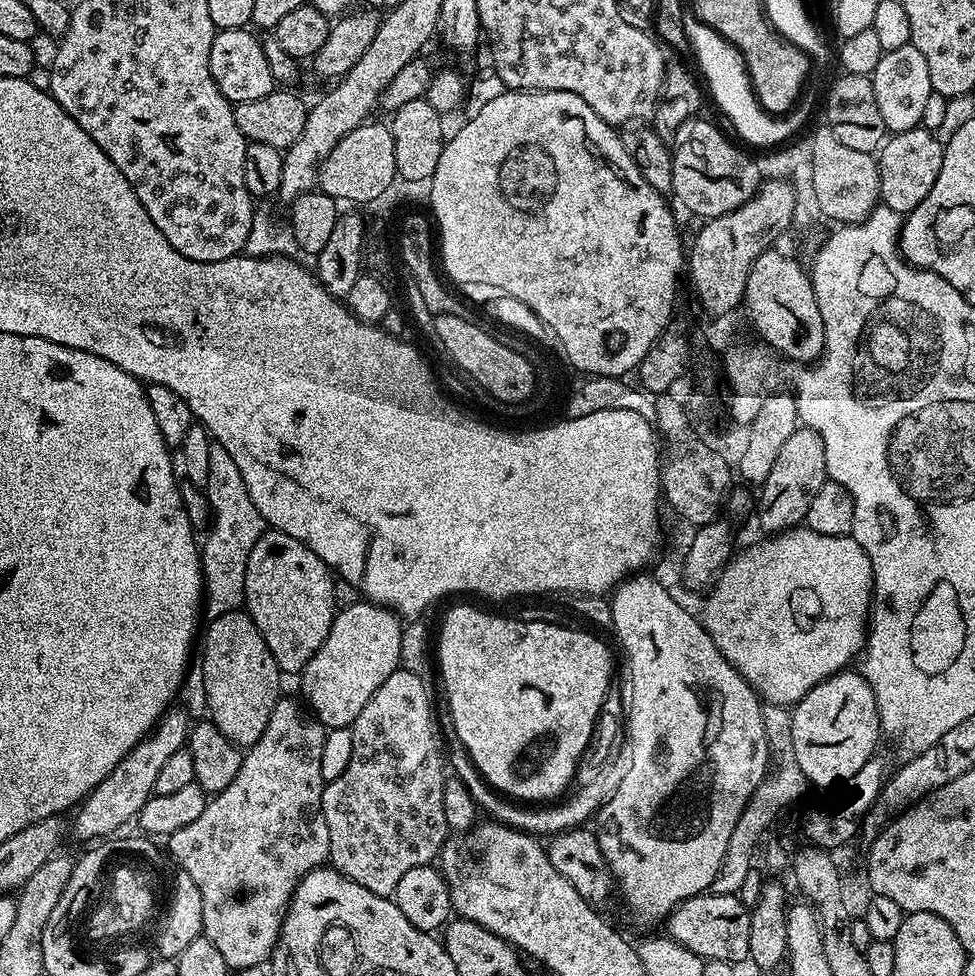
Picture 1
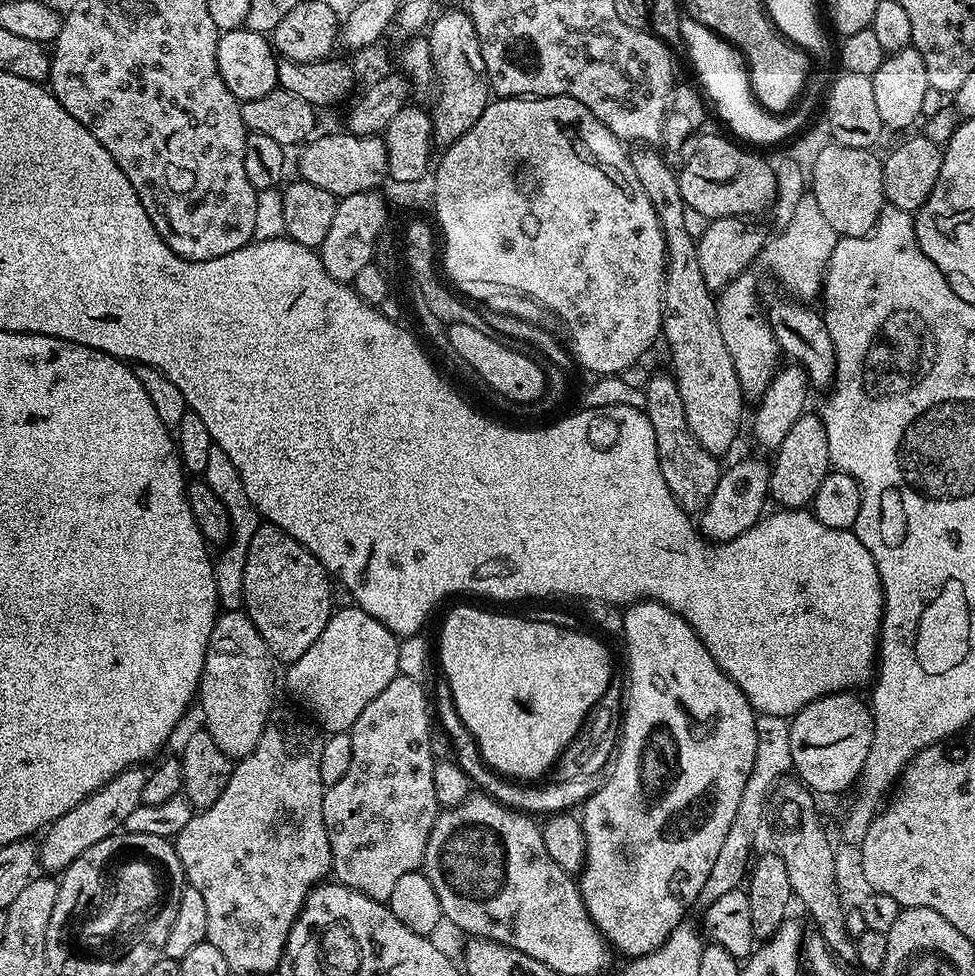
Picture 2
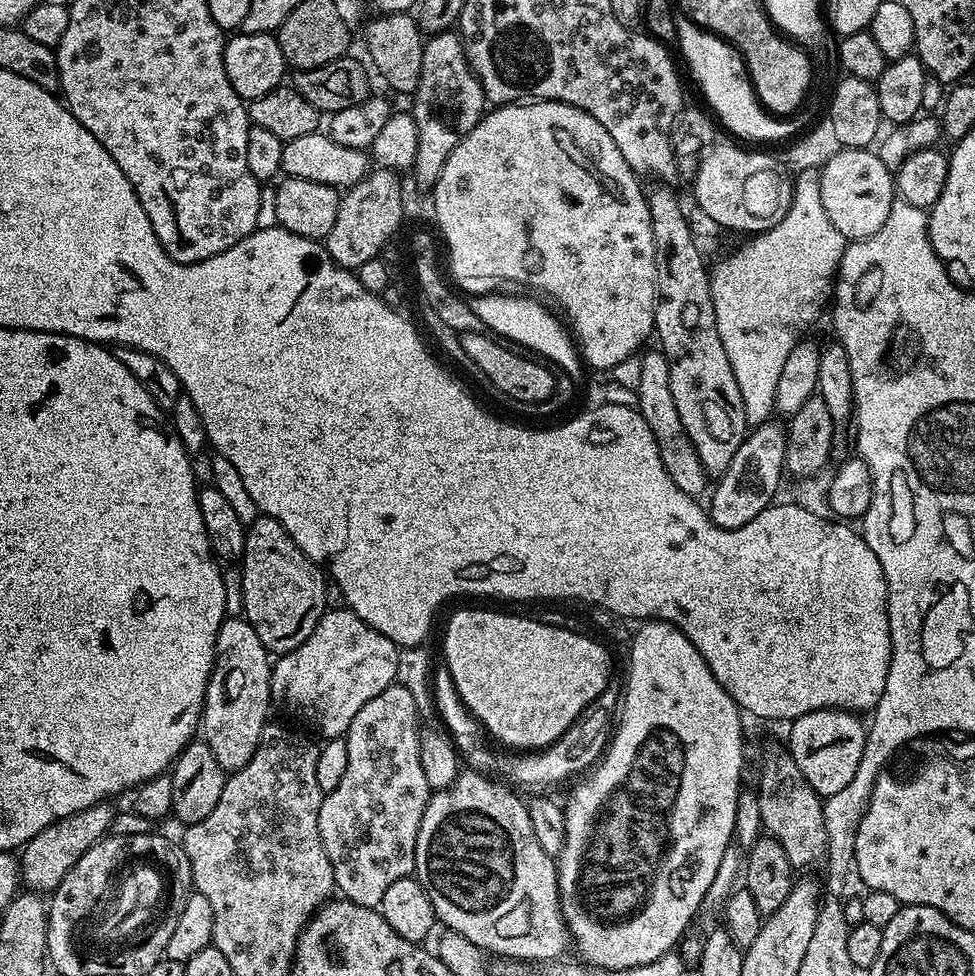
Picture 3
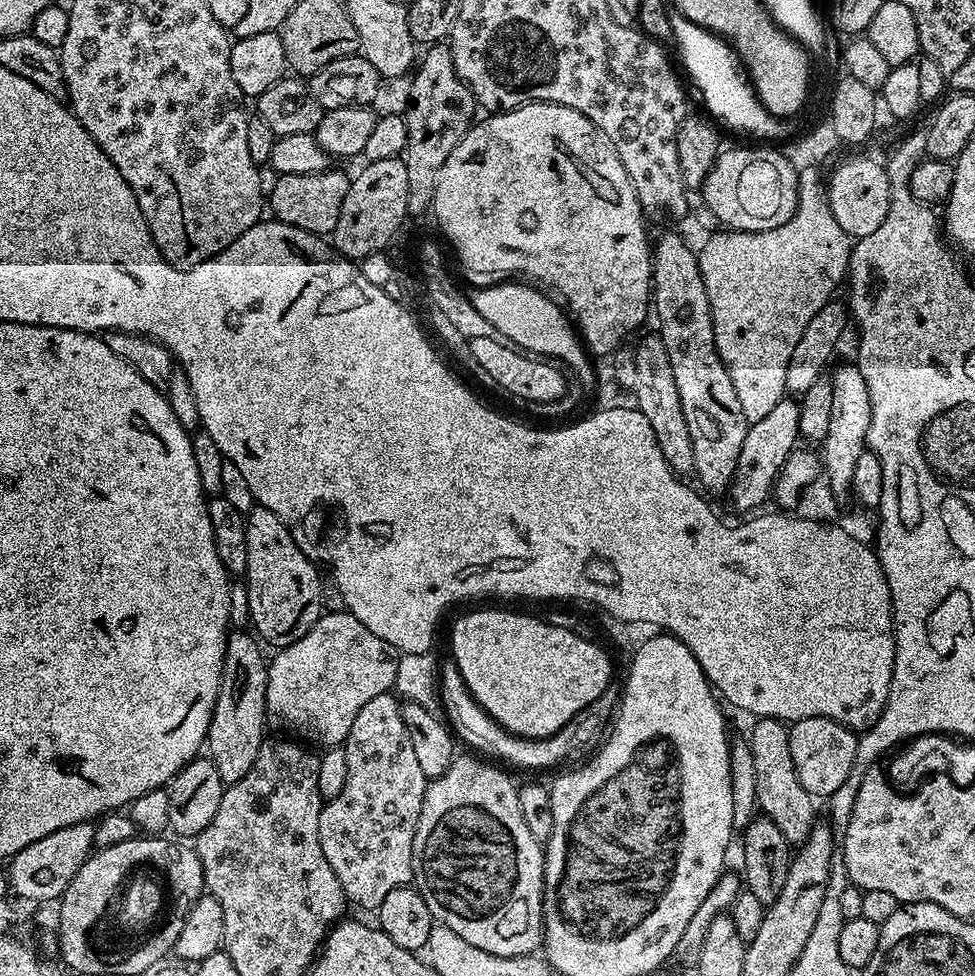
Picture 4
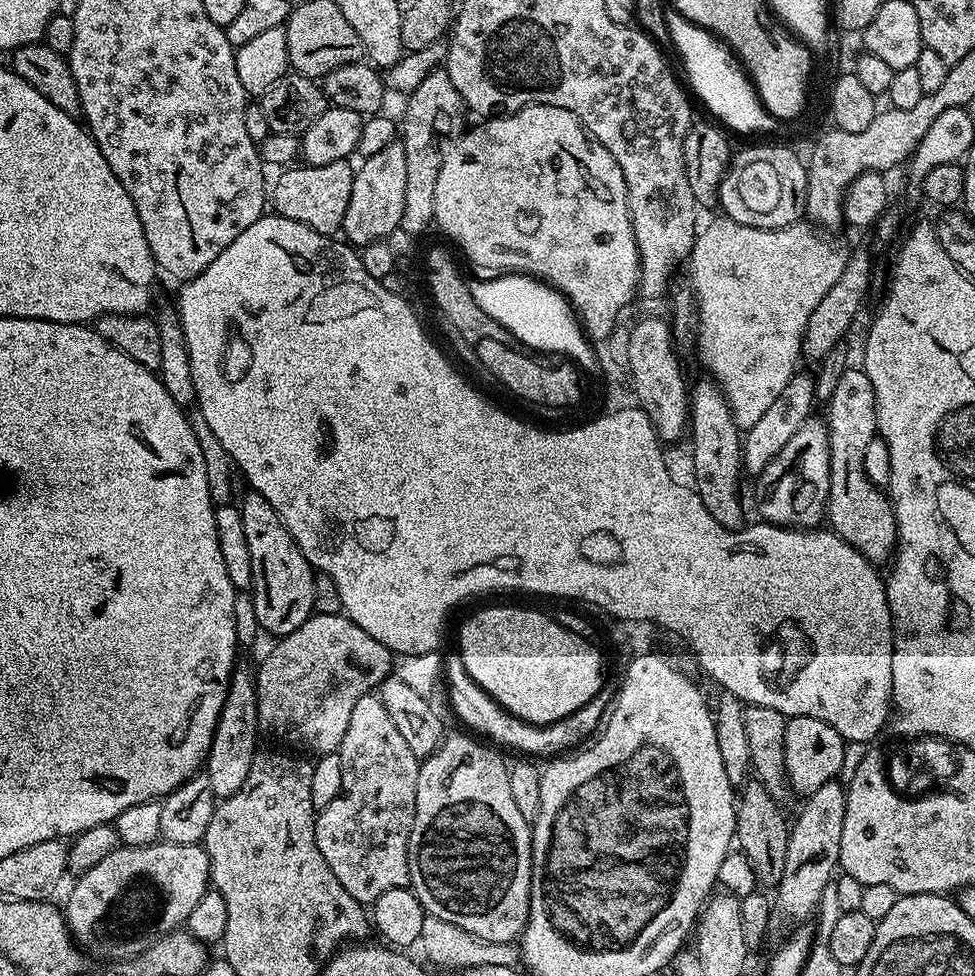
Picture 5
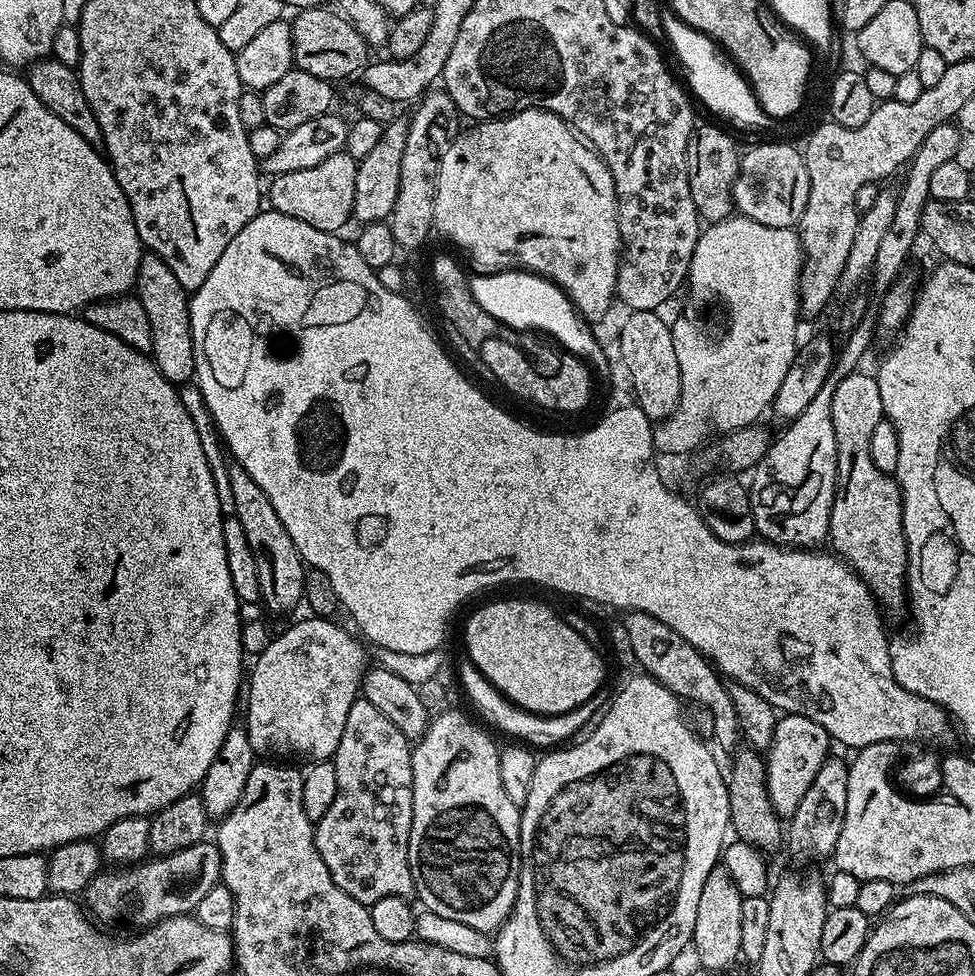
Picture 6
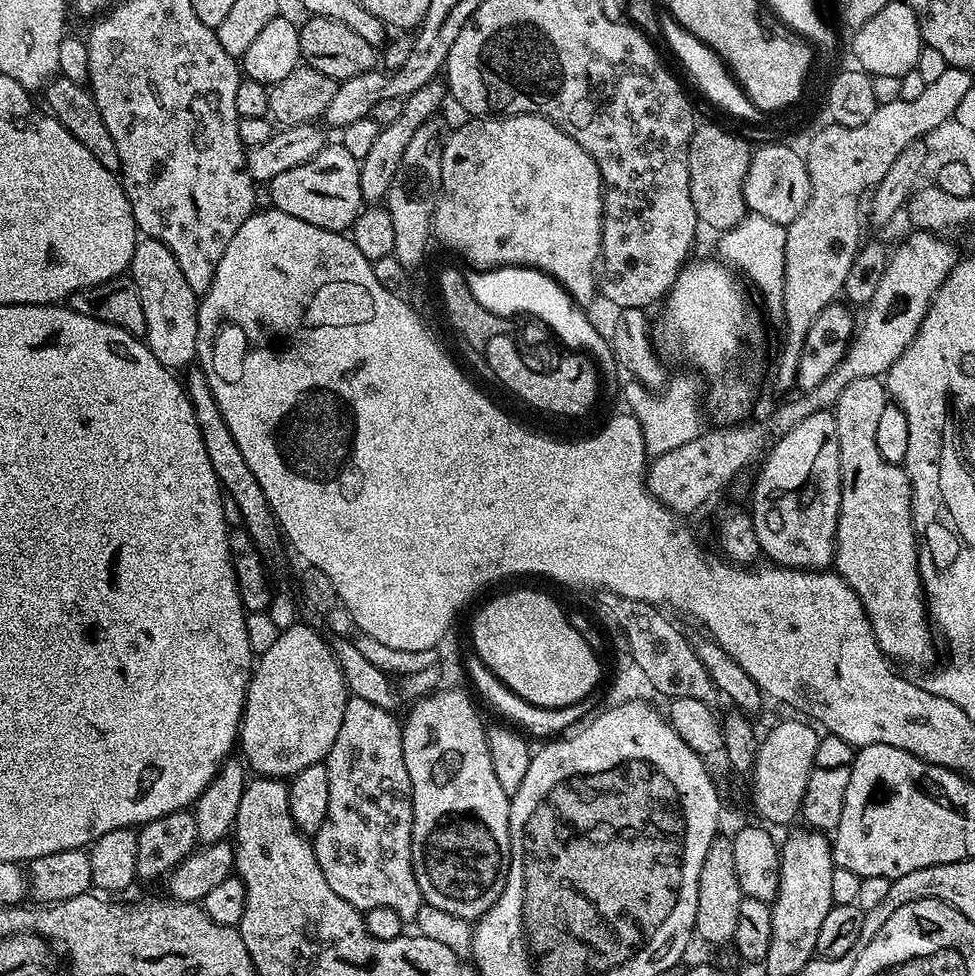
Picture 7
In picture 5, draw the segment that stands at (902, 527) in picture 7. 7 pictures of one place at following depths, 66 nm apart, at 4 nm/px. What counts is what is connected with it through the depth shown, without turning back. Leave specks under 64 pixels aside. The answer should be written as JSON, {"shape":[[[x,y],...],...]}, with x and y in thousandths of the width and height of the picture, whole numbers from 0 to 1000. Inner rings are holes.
{"shape":[[[871,375],[859,387],[859,397],[847,412],[849,456],[851,457],[851,502],[847,533],[876,564],[899,580],[916,573],[919,564],[919,528],[915,513],[892,490],[888,490],[888,457],[899,450],[898,405],[892,387],[881,376]]]}

